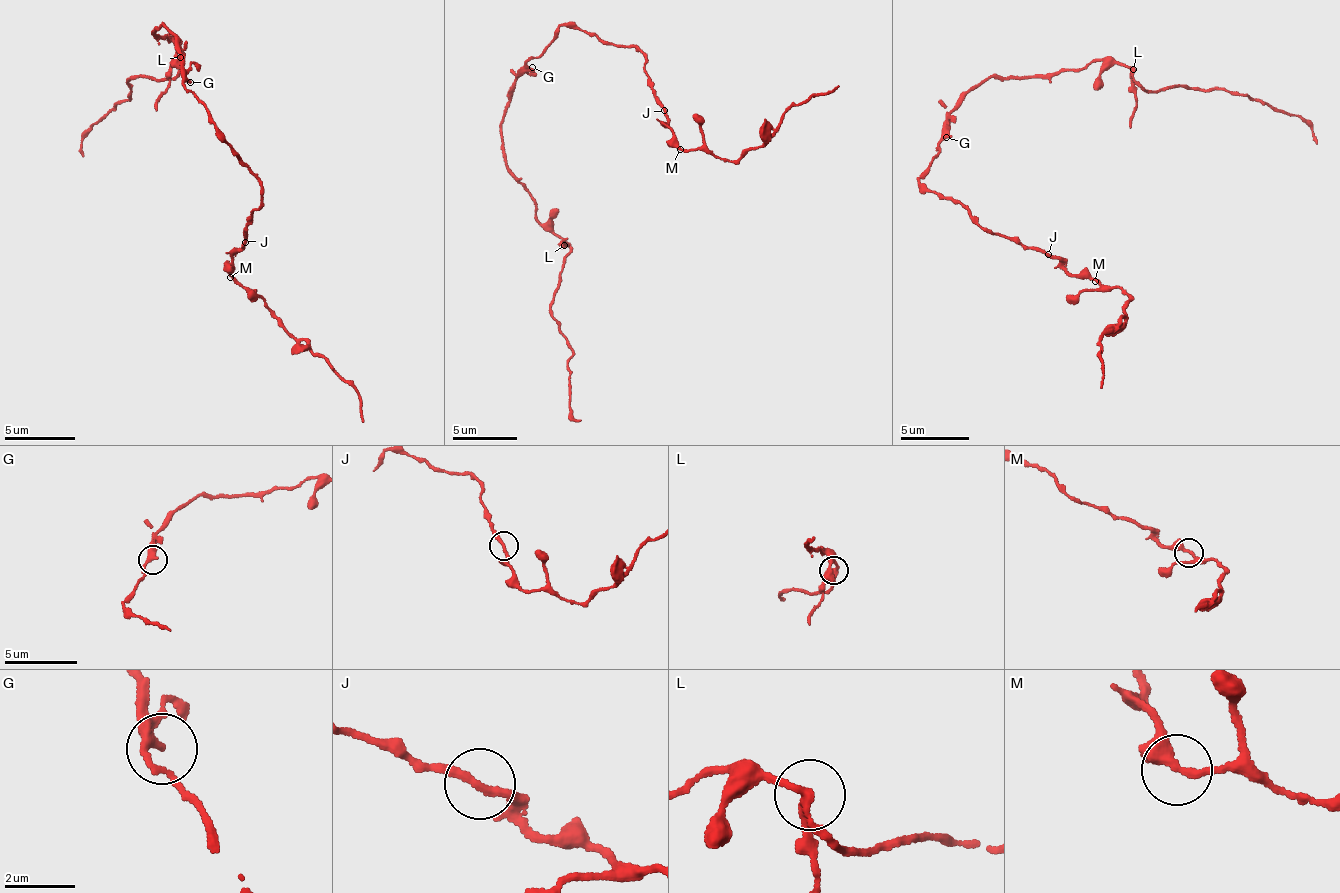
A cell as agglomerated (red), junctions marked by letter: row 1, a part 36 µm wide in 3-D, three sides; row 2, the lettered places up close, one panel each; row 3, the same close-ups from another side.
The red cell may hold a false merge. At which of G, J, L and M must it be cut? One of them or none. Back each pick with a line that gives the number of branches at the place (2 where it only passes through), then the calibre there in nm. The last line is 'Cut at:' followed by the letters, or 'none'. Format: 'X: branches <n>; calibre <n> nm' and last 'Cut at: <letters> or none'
L: branches 3; calibre 200 nm
Cut at: L

